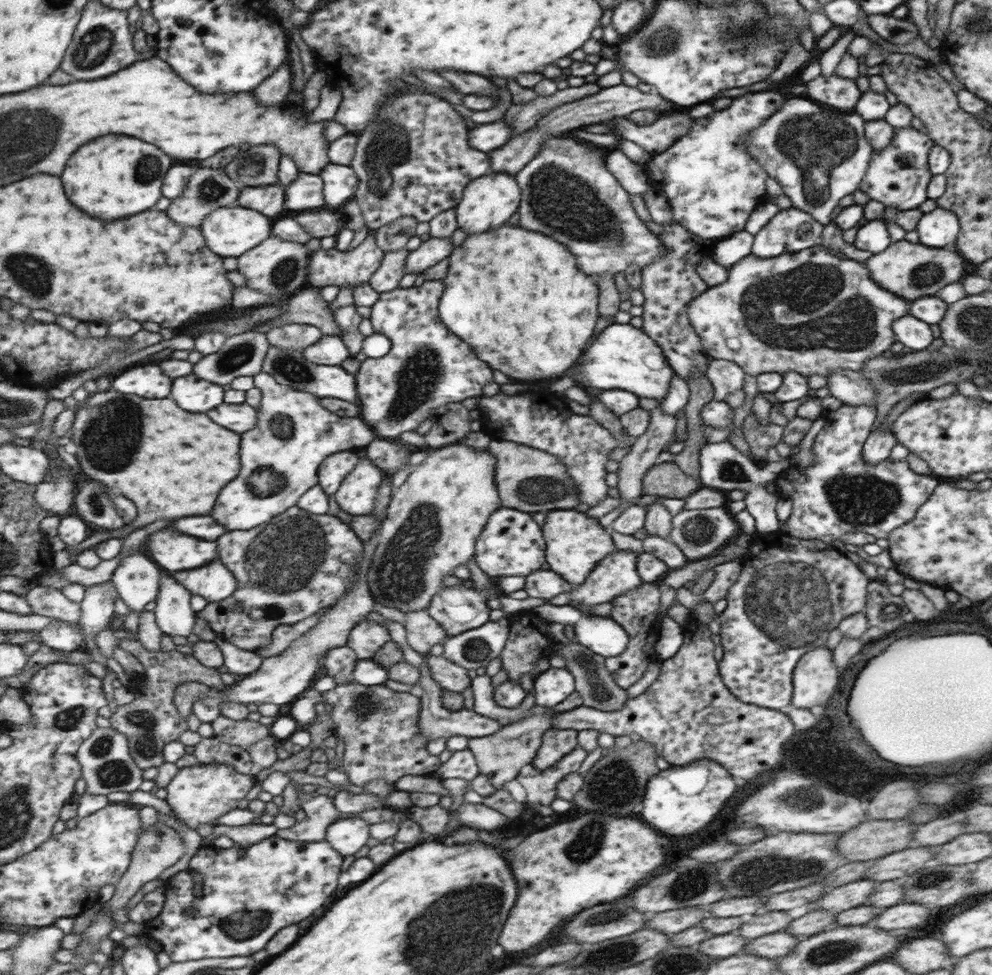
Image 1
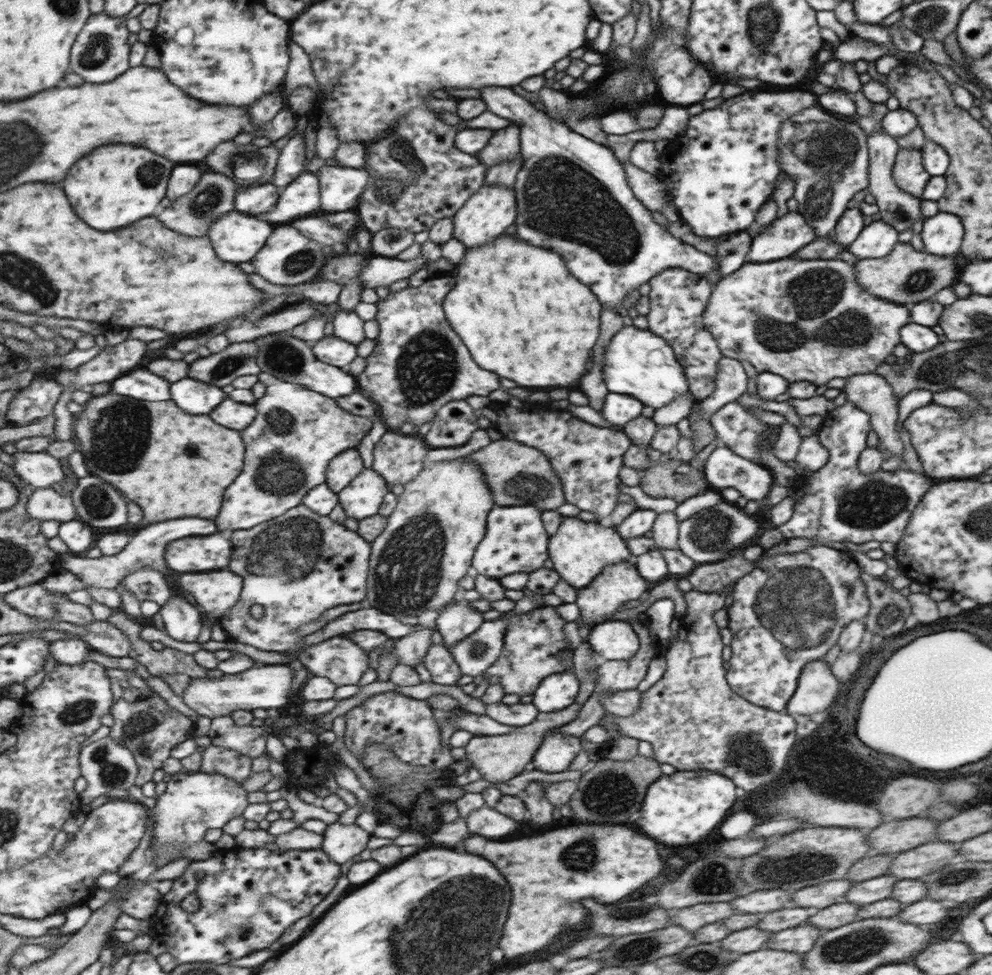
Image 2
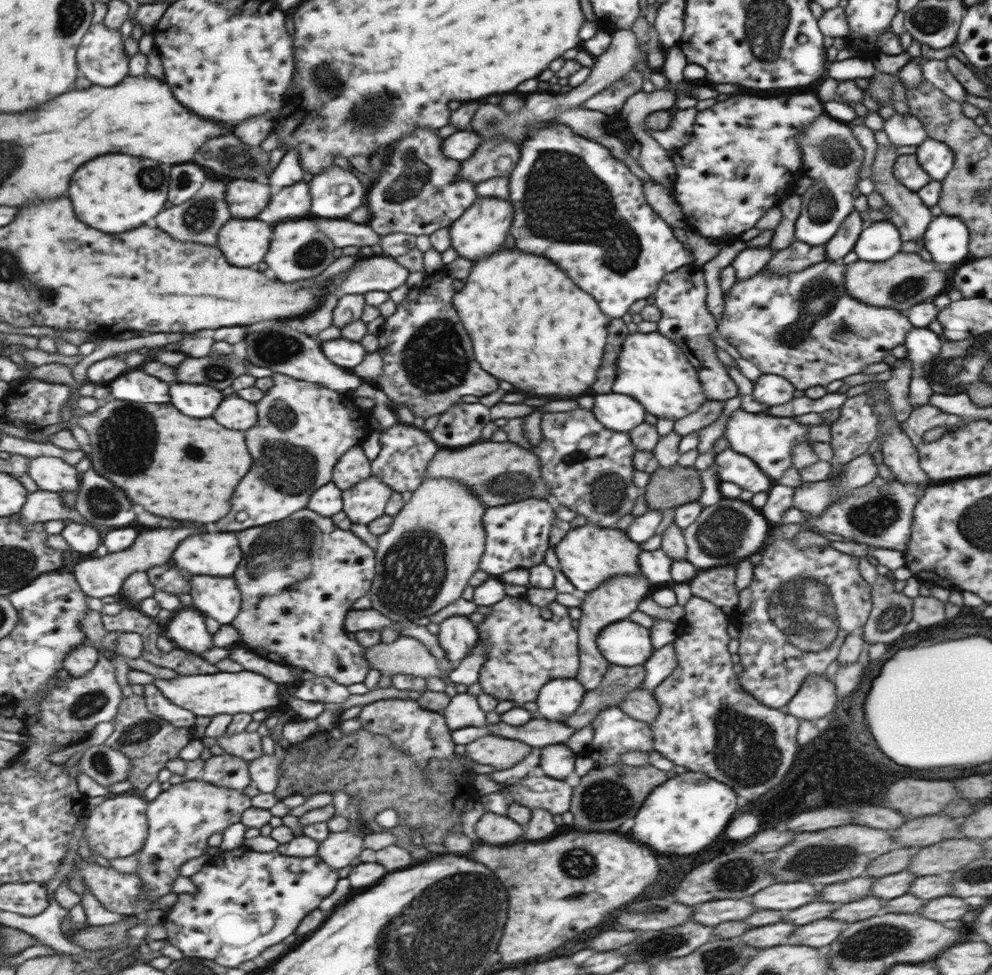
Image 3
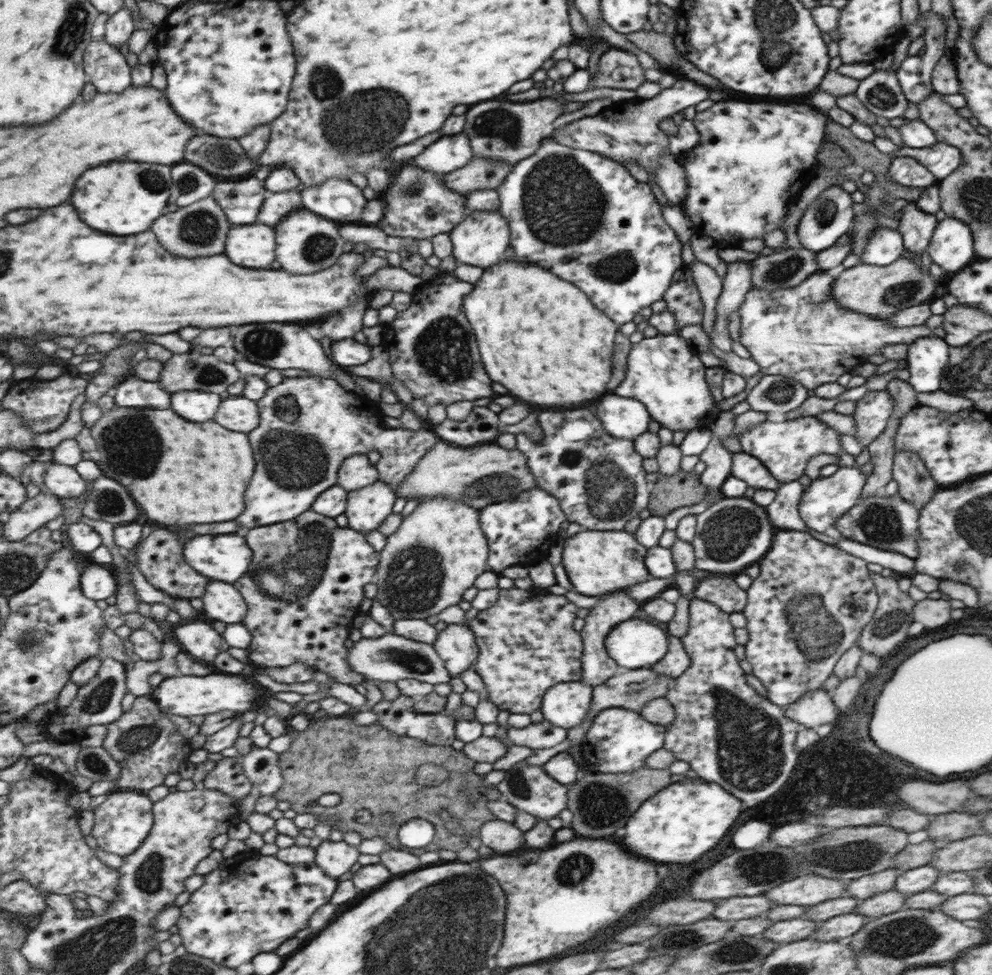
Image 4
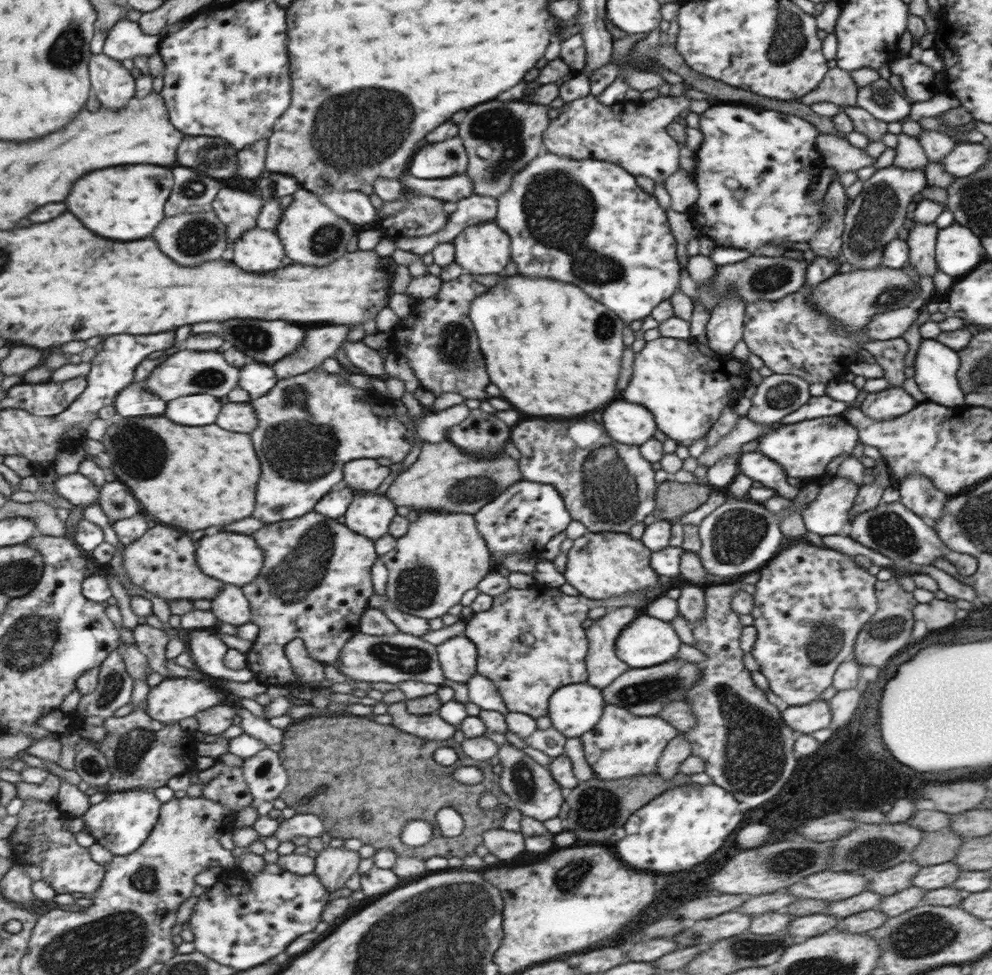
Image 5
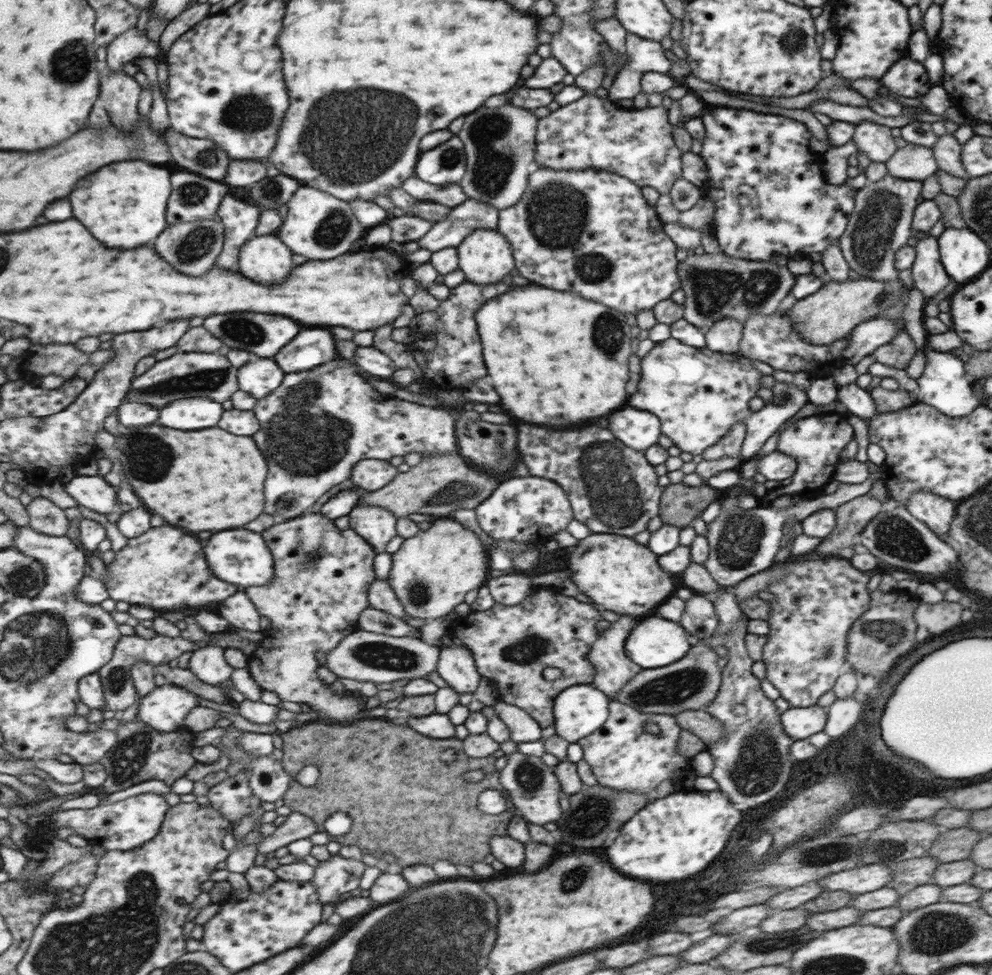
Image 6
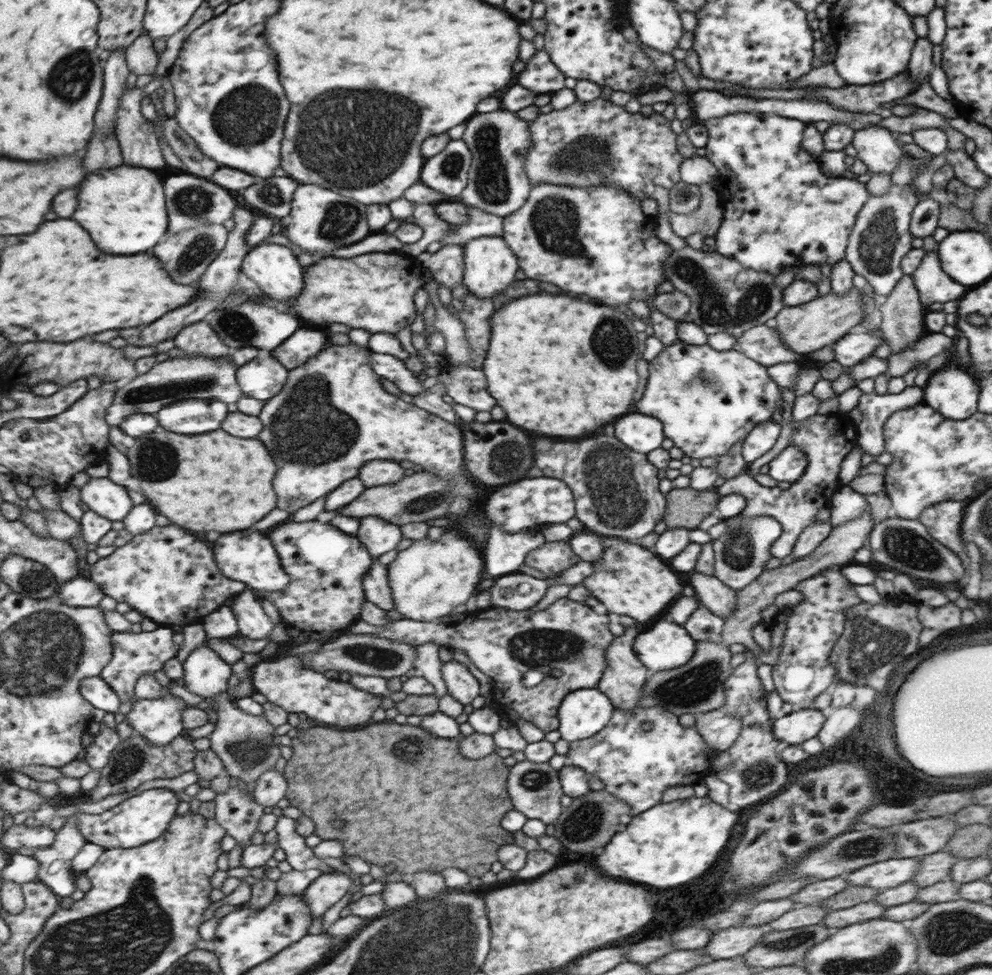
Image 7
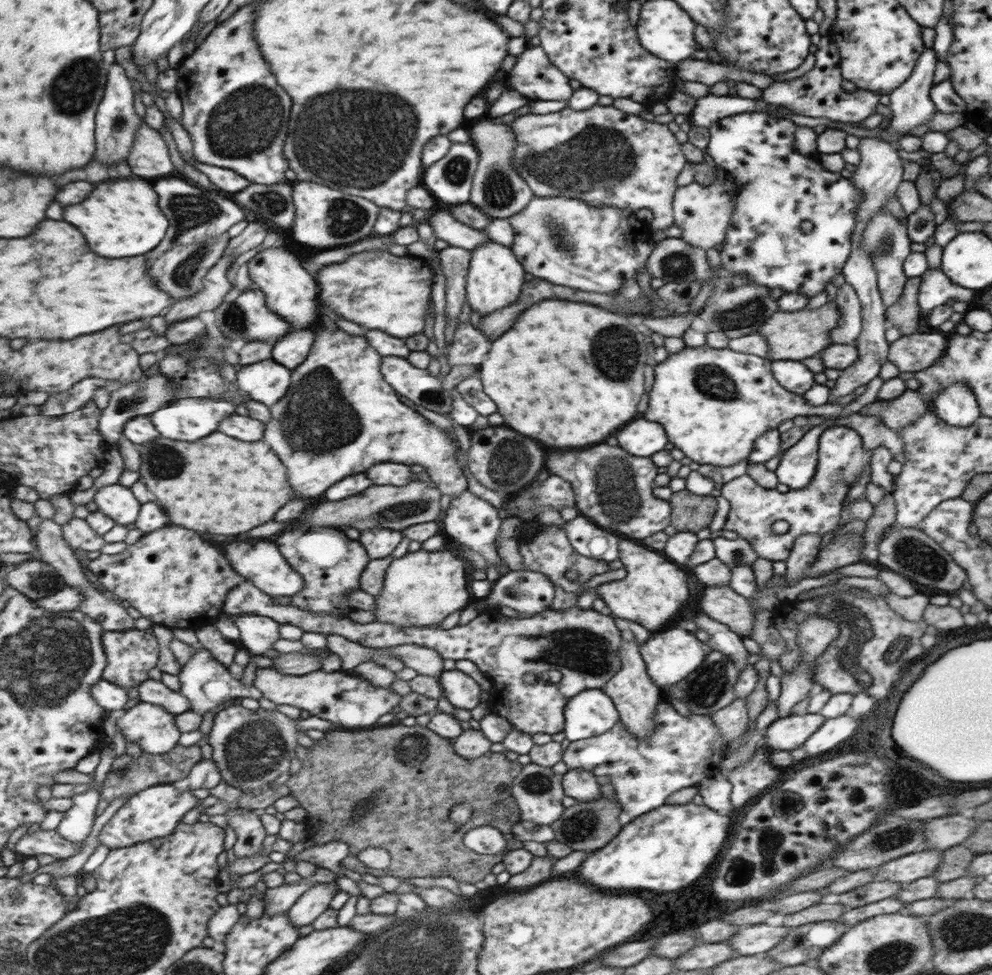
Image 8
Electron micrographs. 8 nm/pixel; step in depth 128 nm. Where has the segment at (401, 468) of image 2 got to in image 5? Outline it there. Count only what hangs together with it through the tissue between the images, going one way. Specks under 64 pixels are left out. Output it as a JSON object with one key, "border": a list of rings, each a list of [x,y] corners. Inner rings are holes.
{"border":[[[313,370],[313,372],[307,372],[307,374],[301,374],[301,376],[292,376],[291,378],[280,380],[265,396],[256,398],[252,403],[255,410],[258,412],[259,426],[253,431],[251,436],[255,436],[255,450],[259,452],[259,460],[263,460],[263,480],[259,482],[259,504],[255,508],[255,518],[267,522],[267,524],[273,524],[273,522],[281,522],[281,520],[293,520],[298,519],[300,516],[315,511],[315,507],[318,506],[318,502],[325,498],[341,480],[344,480],[343,466],[349,462],[349,460],[357,459],[376,459],[376,458],[389,458],[390,462],[397,464],[407,456],[409,452],[409,444],[407,444],[407,428],[399,426],[399,420],[391,418],[391,420],[385,420],[389,418],[391,414],[385,414],[389,404],[387,402],[381,402],[381,400],[369,400],[371,396],[365,392],[365,390],[359,390],[359,388],[353,388],[353,386],[347,386],[347,380],[339,378],[339,376],[331,376],[323,370]],[[464,403],[441,411],[424,409],[419,420],[414,423],[415,433],[412,432],[412,438],[419,437],[422,443],[441,443],[447,440],[447,432],[451,427],[466,419],[469,410]],[[373,406],[381,406],[381,412],[383,414],[373,414]]]}

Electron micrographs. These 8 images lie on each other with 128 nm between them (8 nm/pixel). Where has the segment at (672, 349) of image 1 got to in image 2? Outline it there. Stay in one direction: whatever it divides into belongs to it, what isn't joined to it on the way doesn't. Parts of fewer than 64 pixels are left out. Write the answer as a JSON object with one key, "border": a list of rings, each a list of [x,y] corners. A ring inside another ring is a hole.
{"border":[[[677,267],[658,272],[648,285],[648,311],[645,315],[648,331],[669,343],[684,369],[693,399],[703,400],[714,391],[716,362],[722,357],[716,340],[702,323],[703,309],[712,286],[704,277]]]}

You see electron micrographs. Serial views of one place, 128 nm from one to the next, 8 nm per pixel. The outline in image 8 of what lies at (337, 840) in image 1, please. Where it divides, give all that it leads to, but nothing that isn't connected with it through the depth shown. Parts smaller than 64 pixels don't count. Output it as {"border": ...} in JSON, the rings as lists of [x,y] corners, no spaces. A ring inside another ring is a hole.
{"border":[[[319,883],[311,887],[290,908],[288,916],[291,922],[298,927],[313,924],[323,912],[329,910],[337,892],[338,886],[335,883]]]}

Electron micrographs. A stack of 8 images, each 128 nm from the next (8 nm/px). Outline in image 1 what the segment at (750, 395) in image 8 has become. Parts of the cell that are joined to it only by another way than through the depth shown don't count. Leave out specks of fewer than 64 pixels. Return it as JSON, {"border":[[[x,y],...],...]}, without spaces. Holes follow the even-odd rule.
{"border":[[[609,324],[591,340],[591,348],[583,352],[583,360],[567,372],[575,382],[591,388],[613,388],[632,392],[637,398],[662,400],[667,394],[669,379],[673,374],[662,349],[653,338],[629,324]]]}

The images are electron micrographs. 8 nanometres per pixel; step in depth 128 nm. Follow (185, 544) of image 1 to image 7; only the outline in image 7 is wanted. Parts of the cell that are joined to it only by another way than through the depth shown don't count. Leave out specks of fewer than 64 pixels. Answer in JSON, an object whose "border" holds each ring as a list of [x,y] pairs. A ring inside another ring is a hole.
{"border":[[[233,532],[233,534],[223,534],[215,542],[215,557],[218,558],[219,569],[223,575],[233,580],[239,580],[245,584],[245,588],[251,588],[263,594],[271,592],[283,592],[289,588],[291,577],[283,569],[278,550],[275,549],[274,542],[270,538],[265,538],[259,532]]]}

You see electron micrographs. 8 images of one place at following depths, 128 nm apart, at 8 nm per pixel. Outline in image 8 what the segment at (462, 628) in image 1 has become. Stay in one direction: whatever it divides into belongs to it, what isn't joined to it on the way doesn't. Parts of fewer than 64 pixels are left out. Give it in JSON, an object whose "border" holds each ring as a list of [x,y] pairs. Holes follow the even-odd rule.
{"border":[[[454,669],[443,671],[437,680],[453,707],[469,711],[477,706],[481,690],[469,676]]]}

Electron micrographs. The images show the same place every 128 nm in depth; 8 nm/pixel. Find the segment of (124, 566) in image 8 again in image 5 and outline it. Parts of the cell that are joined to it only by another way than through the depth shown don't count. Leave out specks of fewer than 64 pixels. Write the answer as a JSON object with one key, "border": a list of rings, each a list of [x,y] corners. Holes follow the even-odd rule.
{"border":[[[155,526],[143,537],[127,545],[123,552],[123,566],[130,582],[145,592],[163,600],[208,600],[212,602],[216,596],[226,590],[226,584],[215,577],[203,573],[198,562],[197,540],[181,534],[179,530],[167,526]]]}

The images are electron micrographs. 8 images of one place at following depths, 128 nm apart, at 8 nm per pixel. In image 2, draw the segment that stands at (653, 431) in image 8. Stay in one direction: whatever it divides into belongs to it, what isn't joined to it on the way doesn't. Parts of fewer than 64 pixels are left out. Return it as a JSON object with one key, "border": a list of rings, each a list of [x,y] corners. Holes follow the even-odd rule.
{"border":[[[608,392],[599,414],[612,425],[623,426],[640,415],[643,405],[636,398],[621,393]]]}

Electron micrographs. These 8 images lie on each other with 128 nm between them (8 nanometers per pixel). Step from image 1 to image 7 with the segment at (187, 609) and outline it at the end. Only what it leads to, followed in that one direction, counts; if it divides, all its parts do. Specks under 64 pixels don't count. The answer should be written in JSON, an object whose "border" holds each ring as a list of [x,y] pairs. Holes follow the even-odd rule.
{"border":[[[201,645],[194,649],[183,666],[187,688],[200,697],[211,701],[211,698],[216,694],[225,692],[229,688],[229,678],[233,675],[231,666],[220,658],[219,653],[215,652],[215,649],[208,645]]]}

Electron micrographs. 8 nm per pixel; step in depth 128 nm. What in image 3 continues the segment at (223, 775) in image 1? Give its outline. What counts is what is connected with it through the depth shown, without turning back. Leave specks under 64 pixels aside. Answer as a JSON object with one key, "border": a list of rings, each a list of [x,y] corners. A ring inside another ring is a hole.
{"border":[[[203,779],[185,780],[171,785],[149,805],[150,834],[137,854],[137,874],[144,882],[140,901],[156,904],[161,896],[171,892],[171,884],[179,876],[179,868],[185,862],[206,854],[213,834],[222,834],[231,824],[242,822],[243,814],[252,808],[252,798],[239,789],[211,784]]]}

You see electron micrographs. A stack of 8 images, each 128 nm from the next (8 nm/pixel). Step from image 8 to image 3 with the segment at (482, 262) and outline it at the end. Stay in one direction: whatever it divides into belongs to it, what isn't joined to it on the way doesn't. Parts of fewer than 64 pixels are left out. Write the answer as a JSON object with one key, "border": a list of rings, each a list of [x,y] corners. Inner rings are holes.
{"border":[[[478,197],[471,204],[470,208],[455,222],[449,226],[450,246],[455,250],[458,256],[474,260],[481,259],[495,250],[499,250],[501,242],[507,236],[507,230],[511,224],[511,218],[514,218],[514,209],[511,208],[509,200],[491,197]]]}

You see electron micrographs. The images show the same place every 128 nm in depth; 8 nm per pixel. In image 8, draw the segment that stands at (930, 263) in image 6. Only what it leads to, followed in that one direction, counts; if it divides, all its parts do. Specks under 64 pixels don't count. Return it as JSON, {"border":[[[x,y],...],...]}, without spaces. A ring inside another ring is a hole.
{"border":[[[927,269],[920,274],[920,285],[916,294],[916,303],[923,315],[929,314],[931,309],[949,302],[969,302],[973,300],[972,290],[965,290],[953,284],[940,269]]]}

